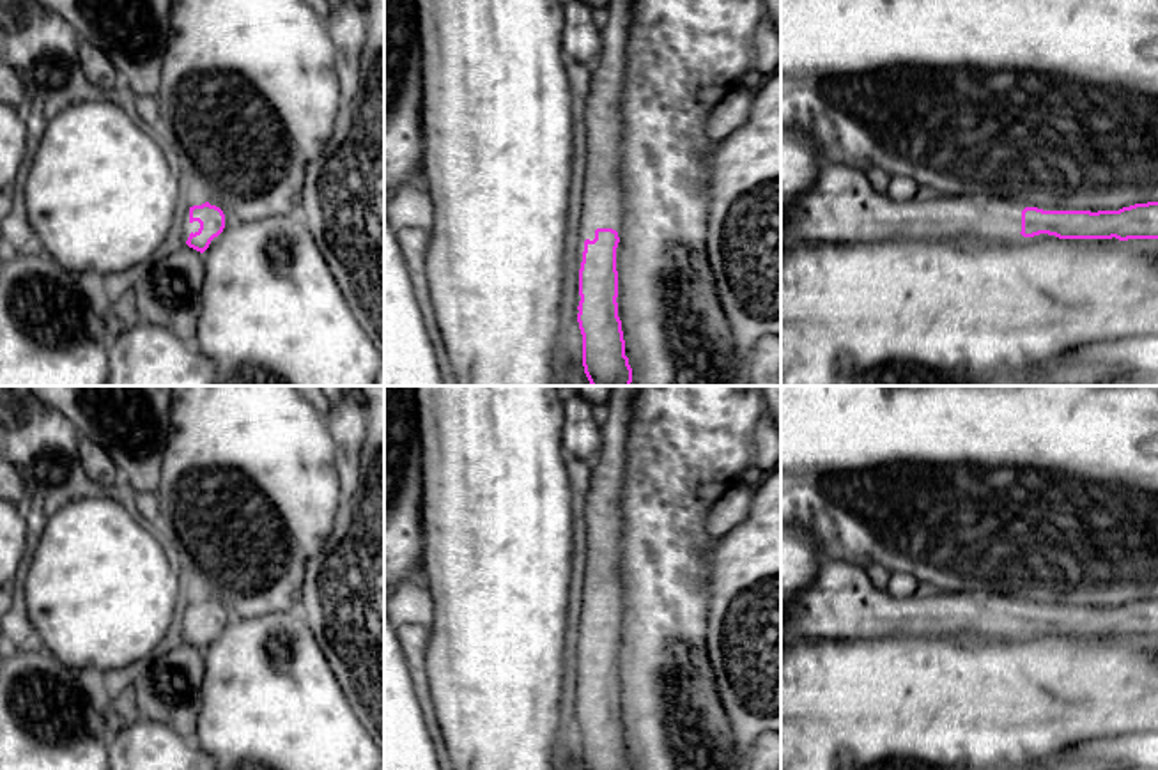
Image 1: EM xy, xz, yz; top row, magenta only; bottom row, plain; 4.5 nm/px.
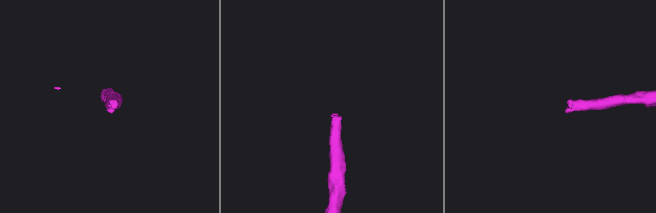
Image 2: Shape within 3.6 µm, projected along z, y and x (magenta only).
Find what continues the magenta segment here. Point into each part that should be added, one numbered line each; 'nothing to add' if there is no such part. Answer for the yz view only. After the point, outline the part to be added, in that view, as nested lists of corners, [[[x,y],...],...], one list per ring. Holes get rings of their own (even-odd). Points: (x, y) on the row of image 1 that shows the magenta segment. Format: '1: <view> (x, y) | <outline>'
1: yz (841, 206) | [[[822,163],[813,186],[799,195],[781,218],[781,235],[790,243],[873,243],[889,239],[1015,241],[1022,232],[1022,211],[1000,198],[935,195],[894,202],[878,195],[866,172],[841,163]]]

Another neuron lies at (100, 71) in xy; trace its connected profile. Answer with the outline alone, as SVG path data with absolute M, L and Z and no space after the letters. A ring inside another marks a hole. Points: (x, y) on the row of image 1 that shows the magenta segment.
M81 42L78 60L87 80L104 96L113 96L120 89L120 78L108 57L90 42Z

